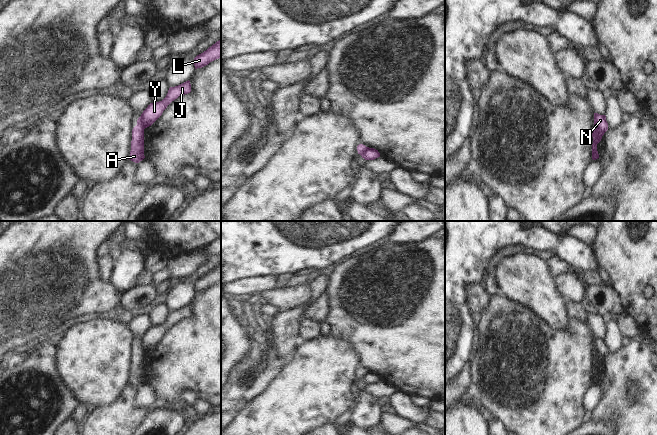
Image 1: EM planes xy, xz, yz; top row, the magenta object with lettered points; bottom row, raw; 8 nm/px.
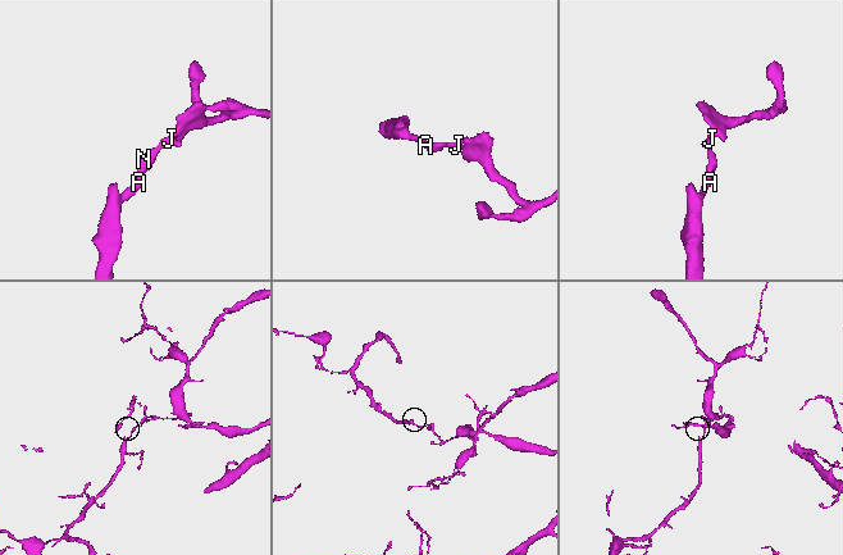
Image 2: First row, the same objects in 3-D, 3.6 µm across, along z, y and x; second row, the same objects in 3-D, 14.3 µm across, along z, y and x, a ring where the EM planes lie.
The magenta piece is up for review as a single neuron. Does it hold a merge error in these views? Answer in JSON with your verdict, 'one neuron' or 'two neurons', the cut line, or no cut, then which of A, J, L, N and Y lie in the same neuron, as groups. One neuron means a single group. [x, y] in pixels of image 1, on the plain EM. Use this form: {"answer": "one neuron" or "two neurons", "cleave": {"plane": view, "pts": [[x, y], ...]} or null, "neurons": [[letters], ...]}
{"answer": "two neurons", "cleave": {"plane": "yz", "pts": [[595, 352], [601, 361]]}, "neurons": [["A"], ["J", "L", "N", "Y"]]}

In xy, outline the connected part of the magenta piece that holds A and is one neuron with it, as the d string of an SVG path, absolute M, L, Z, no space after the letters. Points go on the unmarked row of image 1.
M137 348L132 354L131 375L128 383L139 387L144 382L144 354Z

